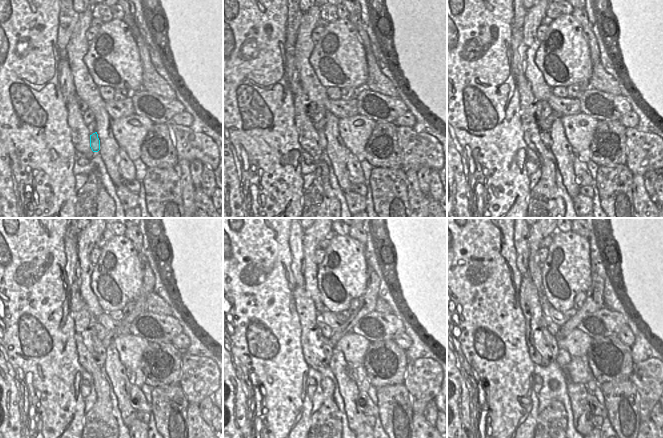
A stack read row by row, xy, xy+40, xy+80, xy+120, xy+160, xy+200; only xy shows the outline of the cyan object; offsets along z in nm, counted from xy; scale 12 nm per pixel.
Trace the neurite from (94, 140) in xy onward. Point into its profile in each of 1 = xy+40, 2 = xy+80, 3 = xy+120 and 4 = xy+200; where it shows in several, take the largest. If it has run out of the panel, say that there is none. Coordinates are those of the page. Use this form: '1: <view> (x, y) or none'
1: xy+40 (322, 141)
2: xy+80 (545, 135)
3: xy+120 (98, 347)
4: xy+200 (551, 347)

